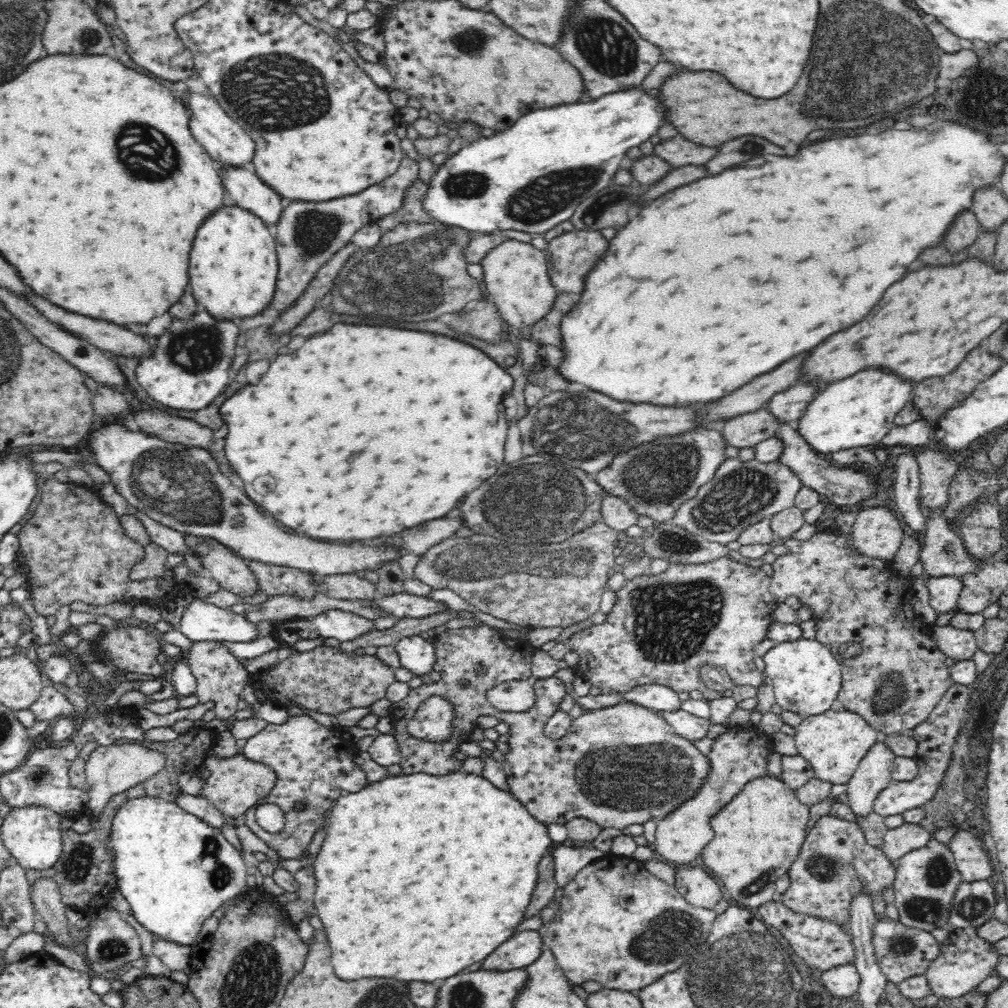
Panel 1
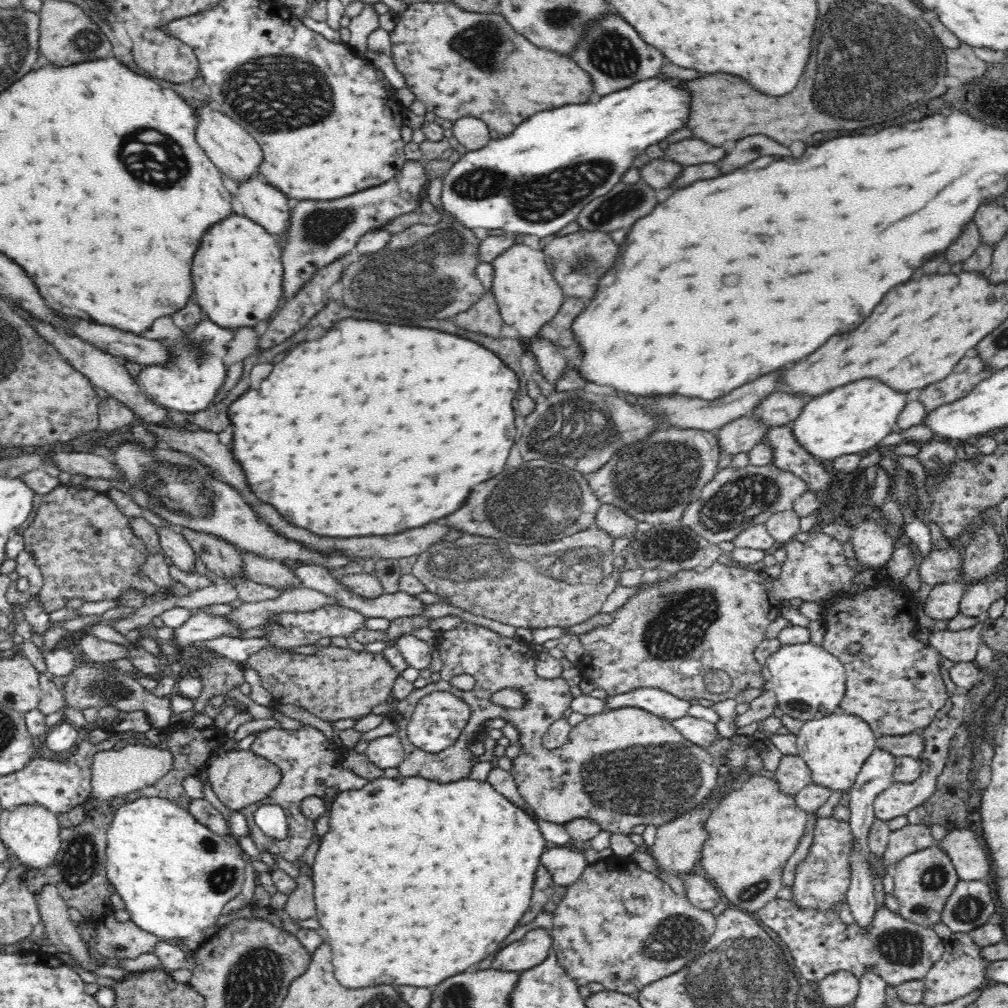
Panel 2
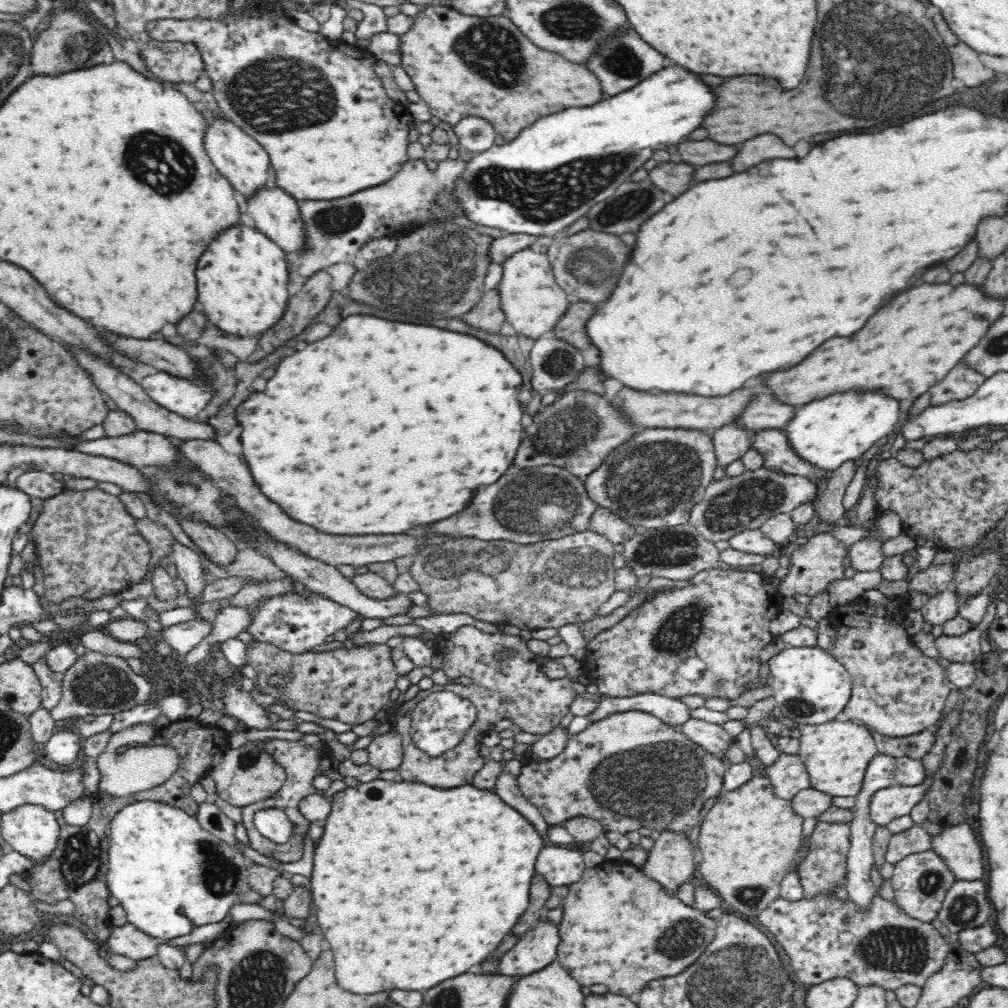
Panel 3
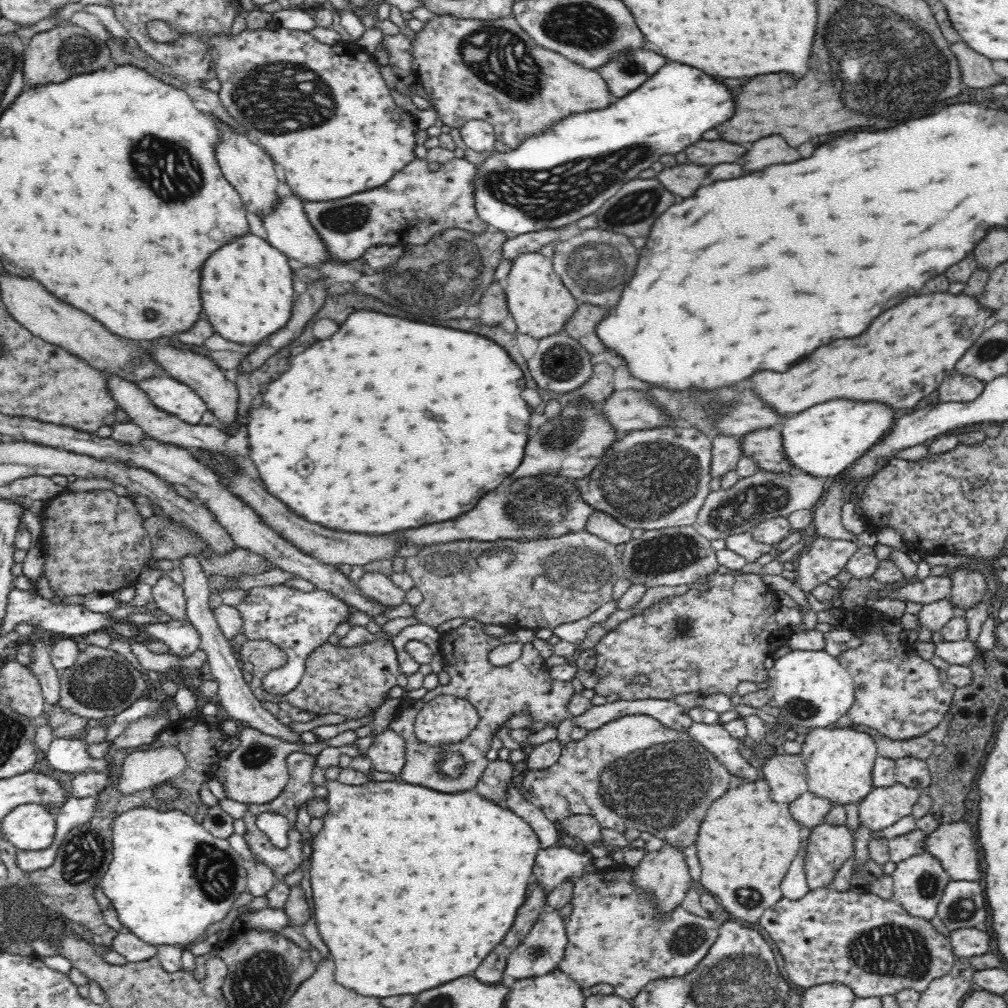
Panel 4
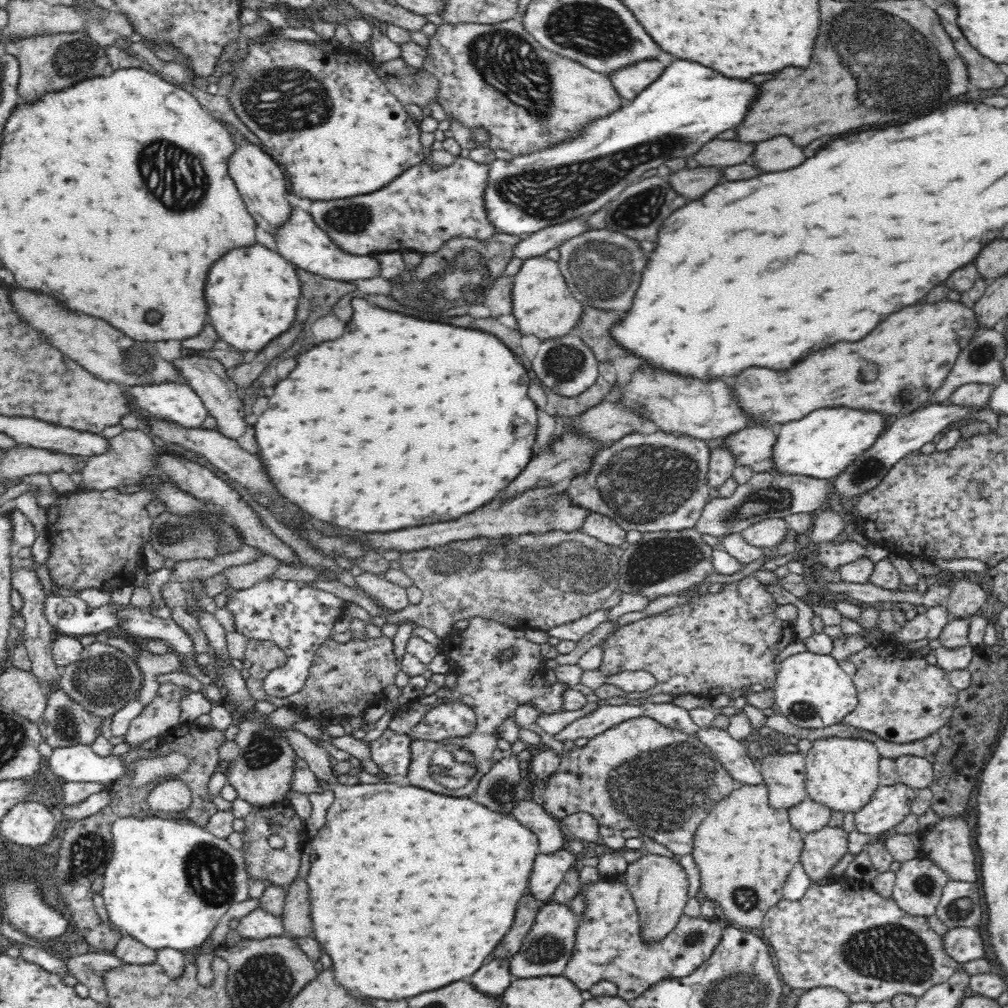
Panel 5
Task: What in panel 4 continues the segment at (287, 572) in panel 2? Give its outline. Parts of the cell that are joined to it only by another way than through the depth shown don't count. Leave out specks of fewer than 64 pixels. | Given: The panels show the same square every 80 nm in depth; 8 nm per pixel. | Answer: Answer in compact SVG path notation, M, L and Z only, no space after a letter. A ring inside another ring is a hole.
M236 547L224 555L212 552L209 558L202 557L200 559L200 565L202 565L202 571L209 578L214 578L217 575L230 577L238 572L257 574L274 568L273 563L241 547Z

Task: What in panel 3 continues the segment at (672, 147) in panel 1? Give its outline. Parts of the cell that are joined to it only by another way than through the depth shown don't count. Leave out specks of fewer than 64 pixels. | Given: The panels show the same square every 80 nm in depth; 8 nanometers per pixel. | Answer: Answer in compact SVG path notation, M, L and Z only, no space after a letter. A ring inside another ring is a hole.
M702 140L702 142L682 142L678 144L678 154L686 163L703 167L712 162L728 162L736 156L736 146L718 144L714 140Z

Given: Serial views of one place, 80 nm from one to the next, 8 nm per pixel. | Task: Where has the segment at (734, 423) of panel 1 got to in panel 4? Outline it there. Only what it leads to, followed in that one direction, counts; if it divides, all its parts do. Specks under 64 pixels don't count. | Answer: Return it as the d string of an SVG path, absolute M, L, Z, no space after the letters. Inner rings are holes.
M716 435L712 443L712 462L710 478L721 479L727 472L735 470L737 462L742 457L738 437Z

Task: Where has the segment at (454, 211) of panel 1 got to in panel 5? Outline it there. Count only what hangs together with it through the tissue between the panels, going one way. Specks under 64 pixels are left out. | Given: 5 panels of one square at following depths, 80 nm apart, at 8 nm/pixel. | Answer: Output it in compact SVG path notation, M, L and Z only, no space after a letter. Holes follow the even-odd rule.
M674 60L630 106L623 106L607 117L592 122L578 138L536 154L515 156L510 162L501 159L491 162L489 186L485 190L485 207L490 222L499 232L525 237L576 216L590 216L614 200L628 185L642 178L646 170L658 168L671 158L692 157L705 144L716 139L718 134L736 128L748 114L758 94L758 84L746 80L728 80L726 76L718 76L716 70L702 64L690 60Z

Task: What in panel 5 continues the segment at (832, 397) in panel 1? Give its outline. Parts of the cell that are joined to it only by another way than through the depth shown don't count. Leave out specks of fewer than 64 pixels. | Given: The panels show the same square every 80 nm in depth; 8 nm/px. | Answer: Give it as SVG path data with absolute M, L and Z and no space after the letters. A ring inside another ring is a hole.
M820 408L810 416L780 426L772 446L772 472L817 479L838 476L876 442L886 417L850 408Z

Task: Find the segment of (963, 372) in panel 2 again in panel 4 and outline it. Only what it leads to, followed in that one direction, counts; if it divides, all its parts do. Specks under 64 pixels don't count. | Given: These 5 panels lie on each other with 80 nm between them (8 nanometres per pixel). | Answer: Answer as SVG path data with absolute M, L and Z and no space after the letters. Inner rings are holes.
M948 374L937 388L939 400L944 402L974 402L984 390L982 381L970 376Z

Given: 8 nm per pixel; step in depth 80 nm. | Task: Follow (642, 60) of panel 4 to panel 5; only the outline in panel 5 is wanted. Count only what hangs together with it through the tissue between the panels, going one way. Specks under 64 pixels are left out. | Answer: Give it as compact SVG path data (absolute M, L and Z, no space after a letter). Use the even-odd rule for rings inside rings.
M645 60L609 74L615 91L622 98L634 100L645 88L648 88L662 73L666 66L658 60Z

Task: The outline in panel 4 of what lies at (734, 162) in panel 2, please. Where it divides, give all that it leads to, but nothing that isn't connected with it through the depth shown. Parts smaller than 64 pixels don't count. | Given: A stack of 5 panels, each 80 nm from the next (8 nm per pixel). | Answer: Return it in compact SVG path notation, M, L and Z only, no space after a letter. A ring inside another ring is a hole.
M768 136L752 144L752 148L746 152L744 158L738 162L746 170L762 170L772 164L790 164L800 160L802 156L798 154L796 148L788 146L788 142L782 136Z

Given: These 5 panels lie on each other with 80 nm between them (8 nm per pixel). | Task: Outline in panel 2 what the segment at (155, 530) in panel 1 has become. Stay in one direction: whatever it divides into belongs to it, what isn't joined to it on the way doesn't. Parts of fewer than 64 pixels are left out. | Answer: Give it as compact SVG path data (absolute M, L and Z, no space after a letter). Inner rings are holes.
M157 528L162 549L167 559L186 574L194 574L194 565L198 557L183 534L177 530Z

